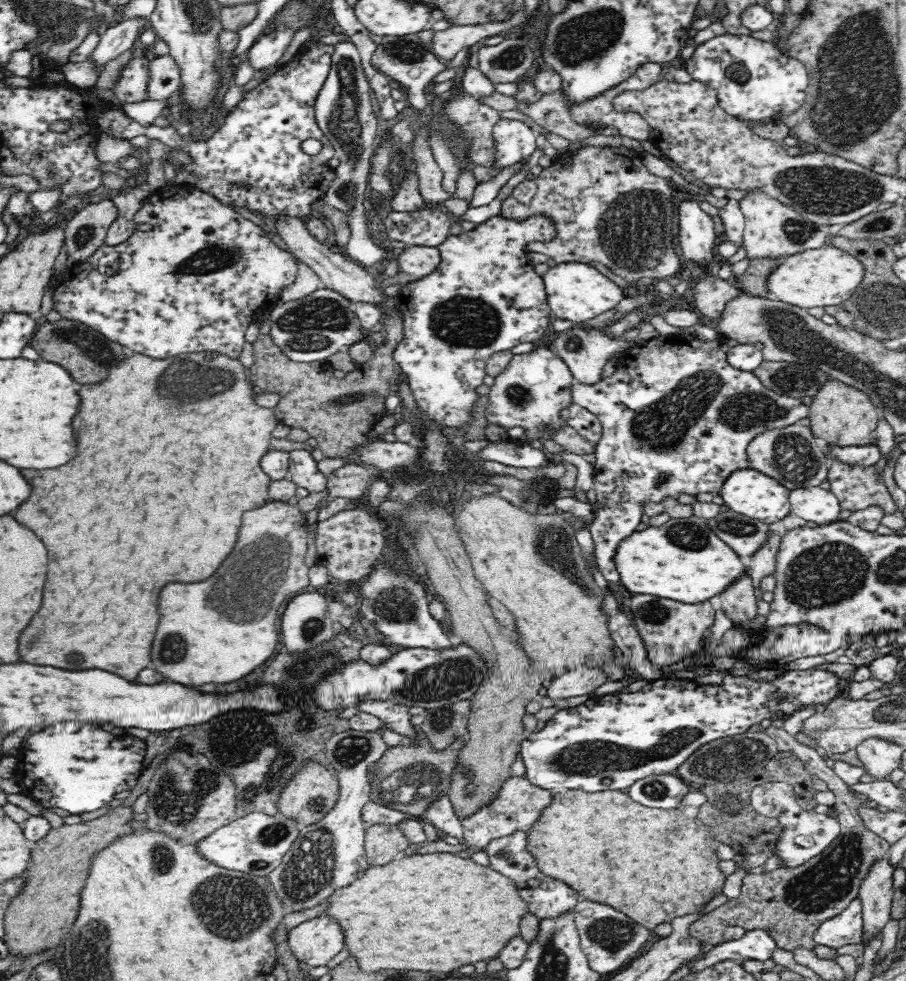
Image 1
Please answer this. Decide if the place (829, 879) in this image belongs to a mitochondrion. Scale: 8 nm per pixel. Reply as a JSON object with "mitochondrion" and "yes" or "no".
{"mitochondrion":"yes"}

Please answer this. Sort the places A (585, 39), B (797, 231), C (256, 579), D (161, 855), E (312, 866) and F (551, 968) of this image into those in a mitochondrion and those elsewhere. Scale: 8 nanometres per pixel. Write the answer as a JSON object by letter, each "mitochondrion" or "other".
{"A":"mitochondrion","B":"mitochondrion","C":"mitochondrion","D":"mitochondrion","E":"mitochondrion","F":"mitochondrion"}

